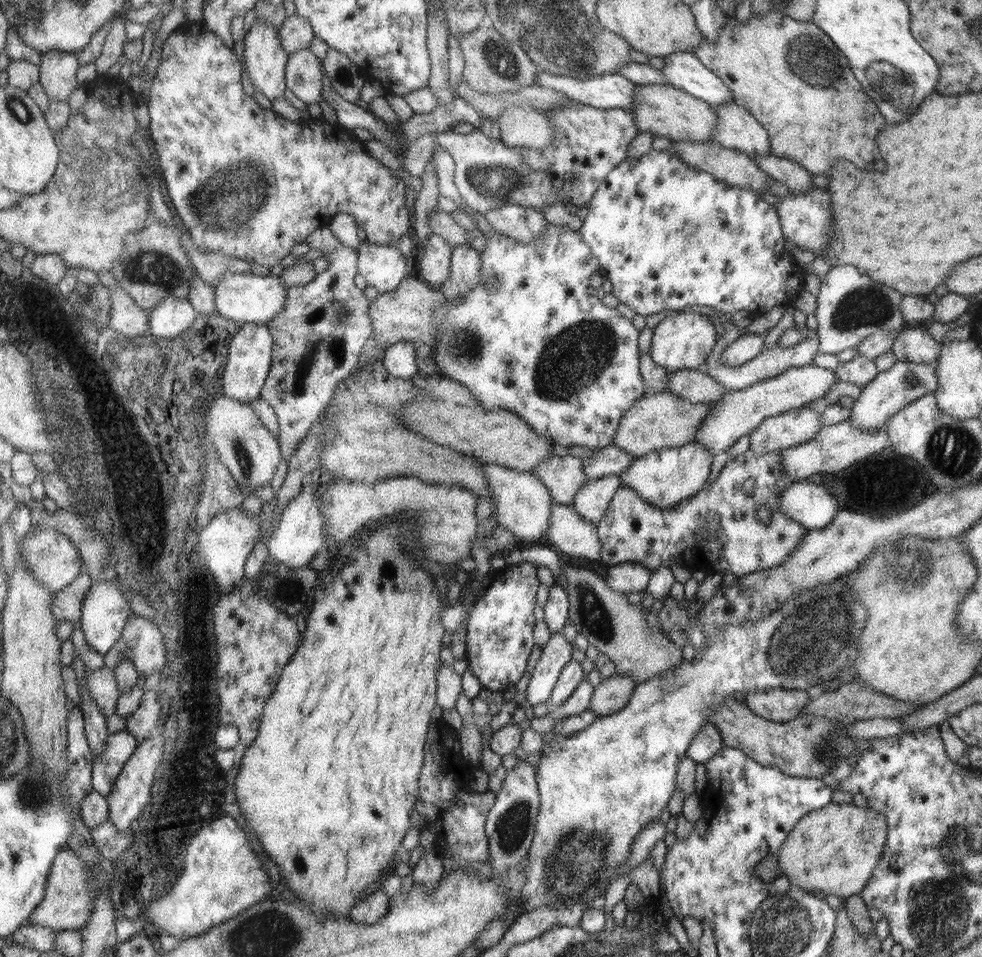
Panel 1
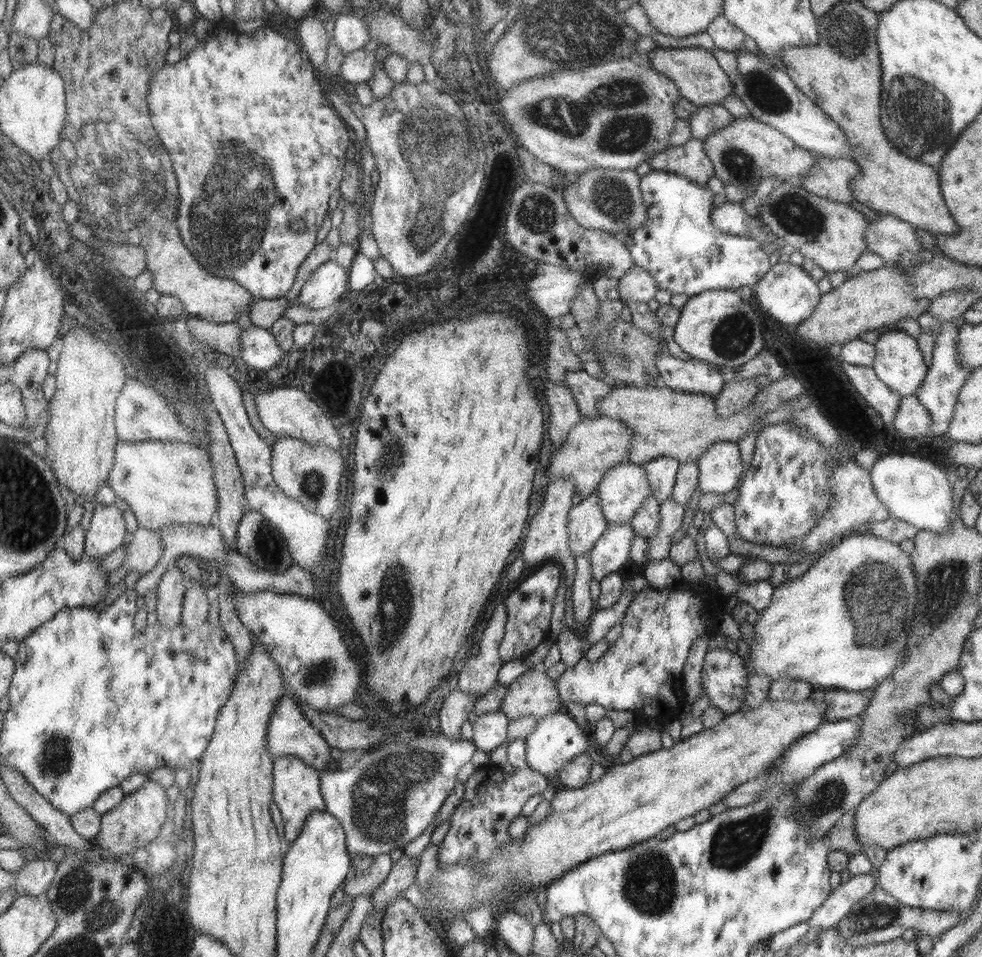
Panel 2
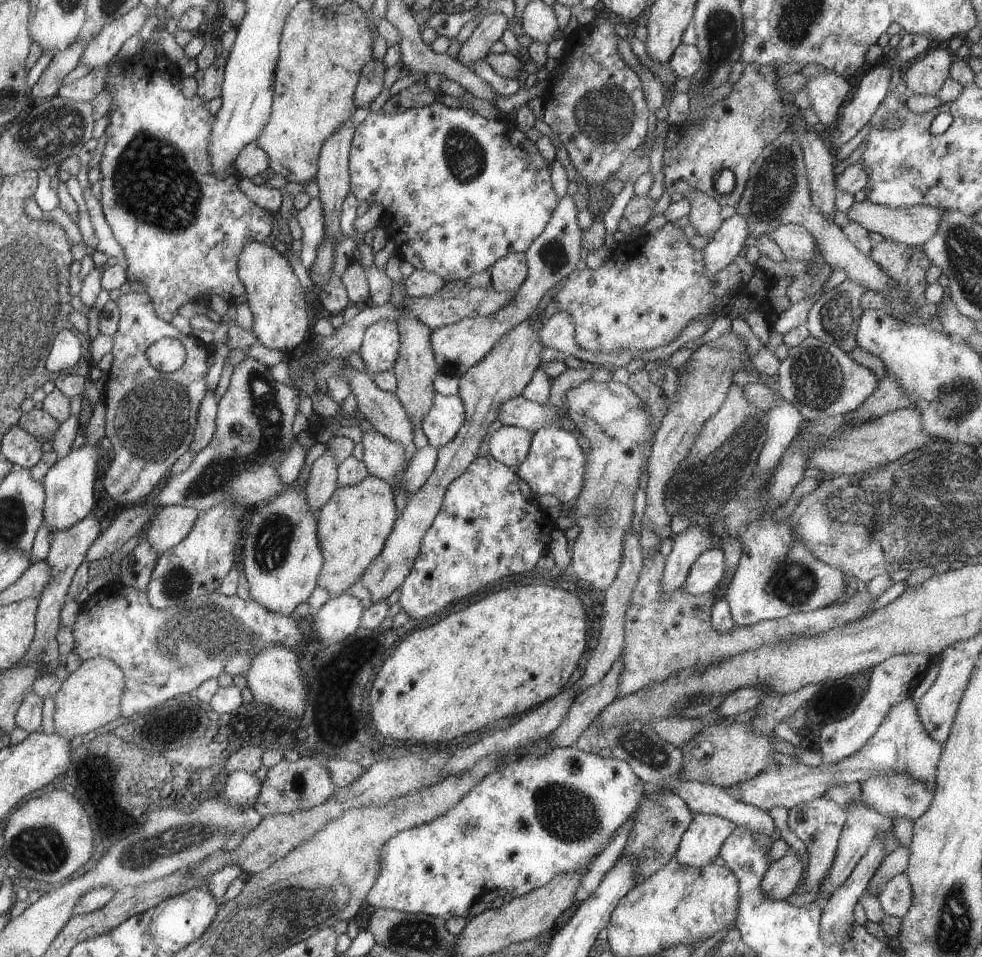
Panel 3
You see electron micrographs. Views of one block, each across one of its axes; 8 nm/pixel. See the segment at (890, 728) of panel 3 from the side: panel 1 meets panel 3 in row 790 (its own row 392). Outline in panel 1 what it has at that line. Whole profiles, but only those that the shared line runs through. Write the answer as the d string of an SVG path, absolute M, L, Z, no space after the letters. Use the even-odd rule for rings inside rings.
M812 364L789 368L774 378L767 378L766 380L754 383L752 386L747 386L742 390L728 390L717 402L715 409L704 418L701 428L696 431L694 442L701 444L706 450L709 450L712 458L716 458L716 456L720 455L720 452L730 448L739 438L749 435L758 429L760 424L766 421L767 418L787 413L792 409L806 407L809 402L816 400L816 398L824 398L828 390L838 380L839 378L834 370L823 369Z

